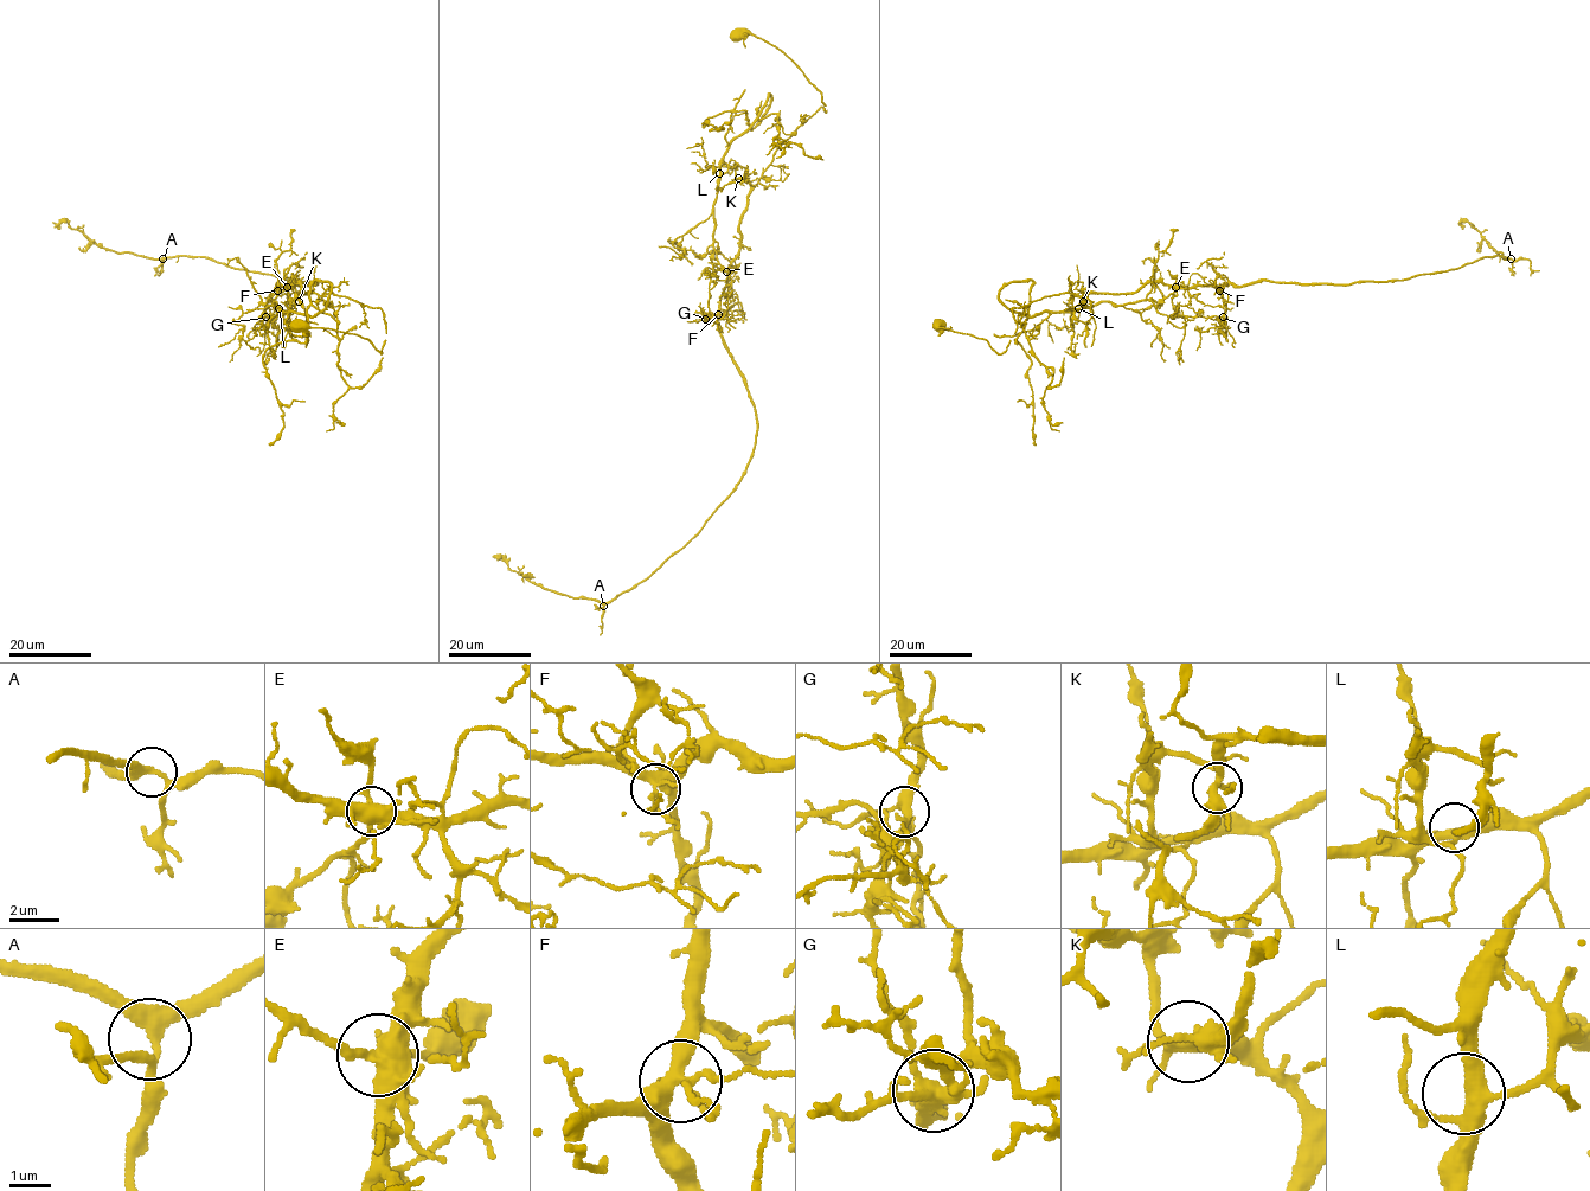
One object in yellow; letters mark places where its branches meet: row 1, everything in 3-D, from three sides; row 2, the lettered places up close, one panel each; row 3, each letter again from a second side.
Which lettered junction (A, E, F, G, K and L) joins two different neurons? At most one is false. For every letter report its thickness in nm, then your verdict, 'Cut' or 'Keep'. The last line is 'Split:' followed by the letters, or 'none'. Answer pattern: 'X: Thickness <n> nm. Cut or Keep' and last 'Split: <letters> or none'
A: Thickness 280 nm. Keep
E: Thickness 460 nm. Cut
F: Thickness 320 nm. Keep
G: Thickness 320 nm. Keep
K: Thickness 320 nm. Keep
L: Thickness 360 nm. Keep
Split: E

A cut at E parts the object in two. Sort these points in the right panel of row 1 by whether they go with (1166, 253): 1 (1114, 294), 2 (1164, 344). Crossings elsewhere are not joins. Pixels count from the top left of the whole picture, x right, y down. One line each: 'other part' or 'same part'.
1: other part
2: same part

